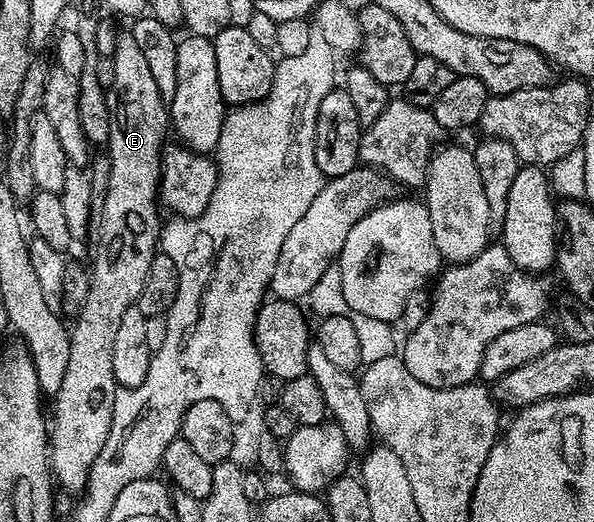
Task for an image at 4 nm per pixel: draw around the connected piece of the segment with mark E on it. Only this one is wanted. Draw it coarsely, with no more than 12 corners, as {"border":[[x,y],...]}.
{"border":[[116,39],[109,187],[52,399],[73,496],[111,442],[111,347],[158,253],[167,102]]}

